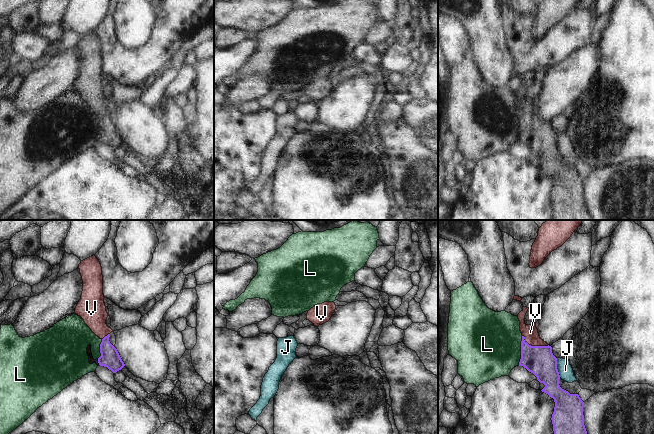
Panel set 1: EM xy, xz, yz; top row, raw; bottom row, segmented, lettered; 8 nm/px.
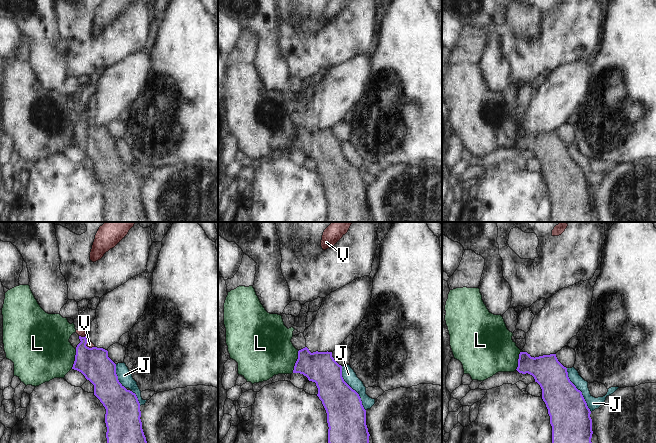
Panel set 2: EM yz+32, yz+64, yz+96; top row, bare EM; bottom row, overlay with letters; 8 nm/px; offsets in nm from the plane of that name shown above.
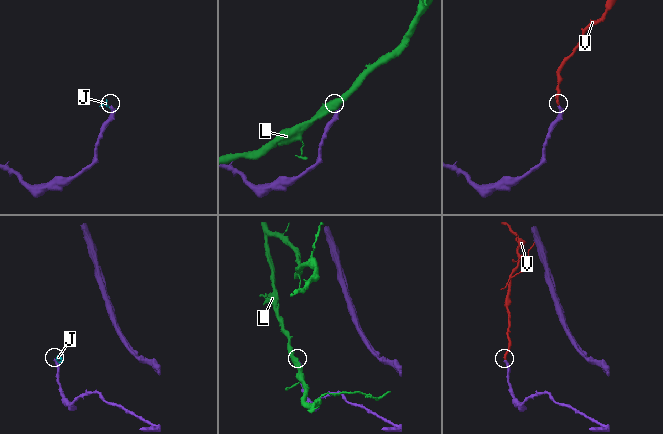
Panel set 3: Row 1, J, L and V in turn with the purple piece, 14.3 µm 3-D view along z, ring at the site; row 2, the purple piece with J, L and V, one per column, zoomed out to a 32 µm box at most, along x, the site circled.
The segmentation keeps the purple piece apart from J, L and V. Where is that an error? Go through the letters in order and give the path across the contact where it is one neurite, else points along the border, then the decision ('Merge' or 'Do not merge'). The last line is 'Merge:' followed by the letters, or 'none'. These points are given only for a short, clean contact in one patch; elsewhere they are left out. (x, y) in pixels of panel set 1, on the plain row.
J: Boundary: yz (556, 134), (556, 144), (560, 153). Do not merge
L: Boundary: yz (522, 112), (521, 134), (518, 141). Do not merge
V: Path across: yz (539, 136), (534, 127), (534, 122), (530, 108). Merge
Merge: V

